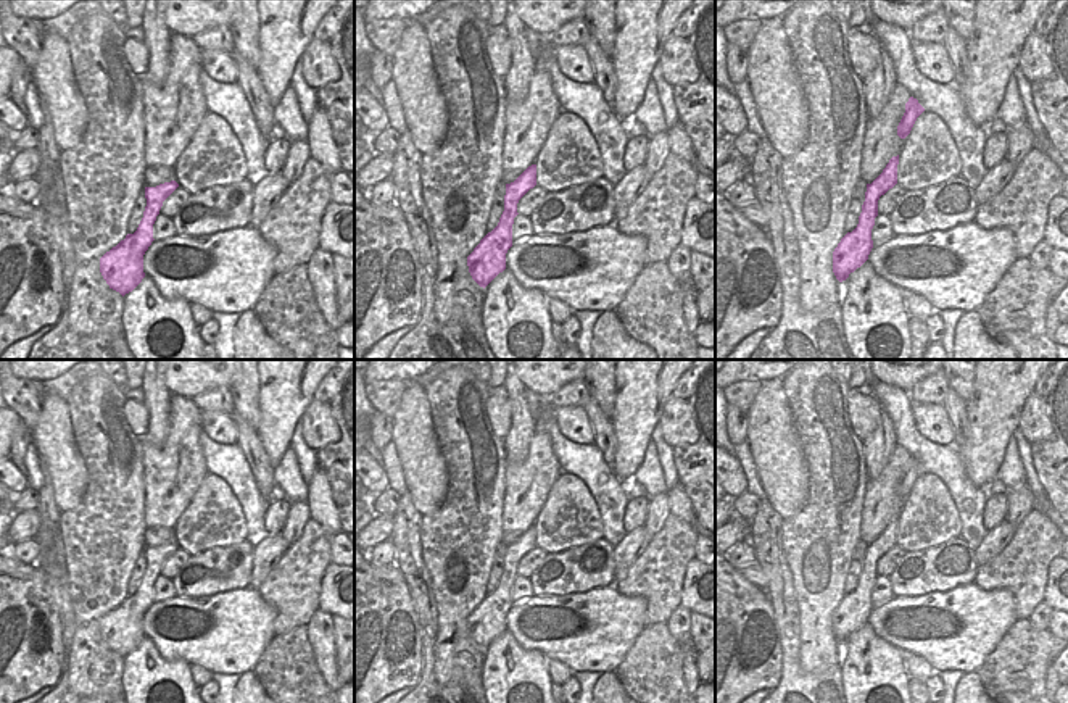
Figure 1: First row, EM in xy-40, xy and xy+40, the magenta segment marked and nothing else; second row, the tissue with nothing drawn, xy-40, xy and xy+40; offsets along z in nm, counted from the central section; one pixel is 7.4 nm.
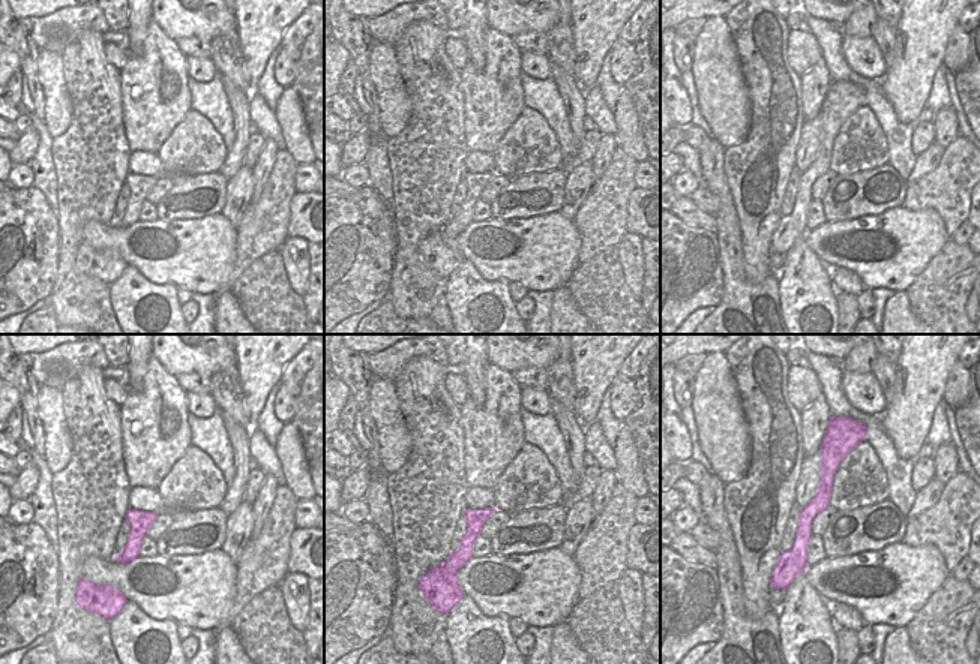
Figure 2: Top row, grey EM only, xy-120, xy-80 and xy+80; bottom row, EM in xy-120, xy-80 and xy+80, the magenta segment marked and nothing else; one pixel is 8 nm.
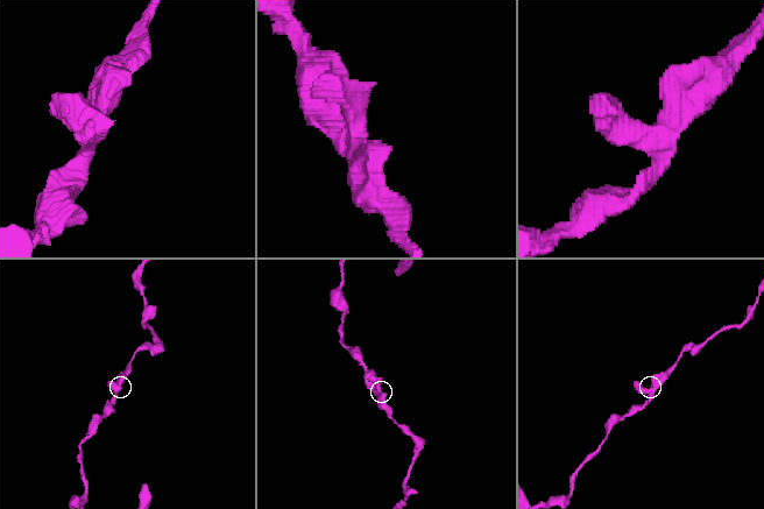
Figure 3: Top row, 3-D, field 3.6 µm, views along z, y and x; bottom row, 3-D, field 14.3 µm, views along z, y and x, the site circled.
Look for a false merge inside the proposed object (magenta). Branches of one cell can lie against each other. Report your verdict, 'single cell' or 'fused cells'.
single cell

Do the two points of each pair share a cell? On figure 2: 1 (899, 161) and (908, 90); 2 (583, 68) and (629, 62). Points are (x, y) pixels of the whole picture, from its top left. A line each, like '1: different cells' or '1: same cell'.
1: different cells
2: different cells

